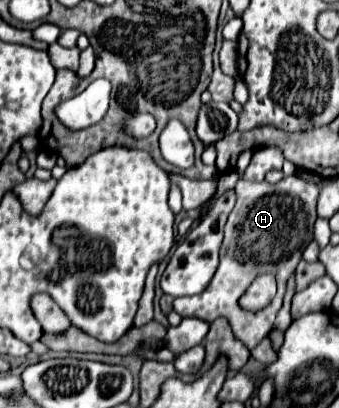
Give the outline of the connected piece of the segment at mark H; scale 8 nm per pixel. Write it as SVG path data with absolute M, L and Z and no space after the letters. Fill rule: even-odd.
M235 169L235 173L239 177L235 185L237 203L225 225L225 239L221 247L219 269L203 293L175 299L173 309L181 317L197 317L207 323L215 321L217 317L227 317L231 321L231 327L237 339L241 339L249 349L253 349L271 331L275 315L283 303L285 283L289 275L295 271L297 263L301 261L305 247L313 241L313 223L317 219L315 205L319 197L319 185L295 175L285 177L283 181L271 185L267 181L249 181L239 169ZM261 273L275 273L277 295L265 309L251 313L241 309L237 299L245 293L251 281Z

